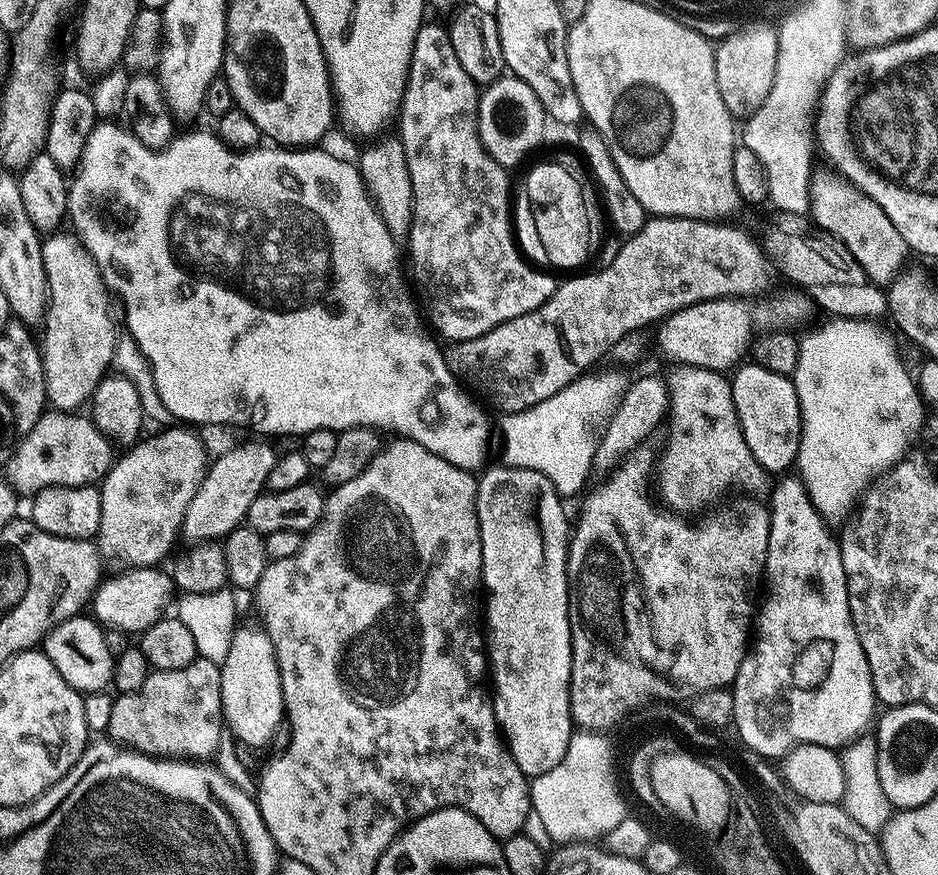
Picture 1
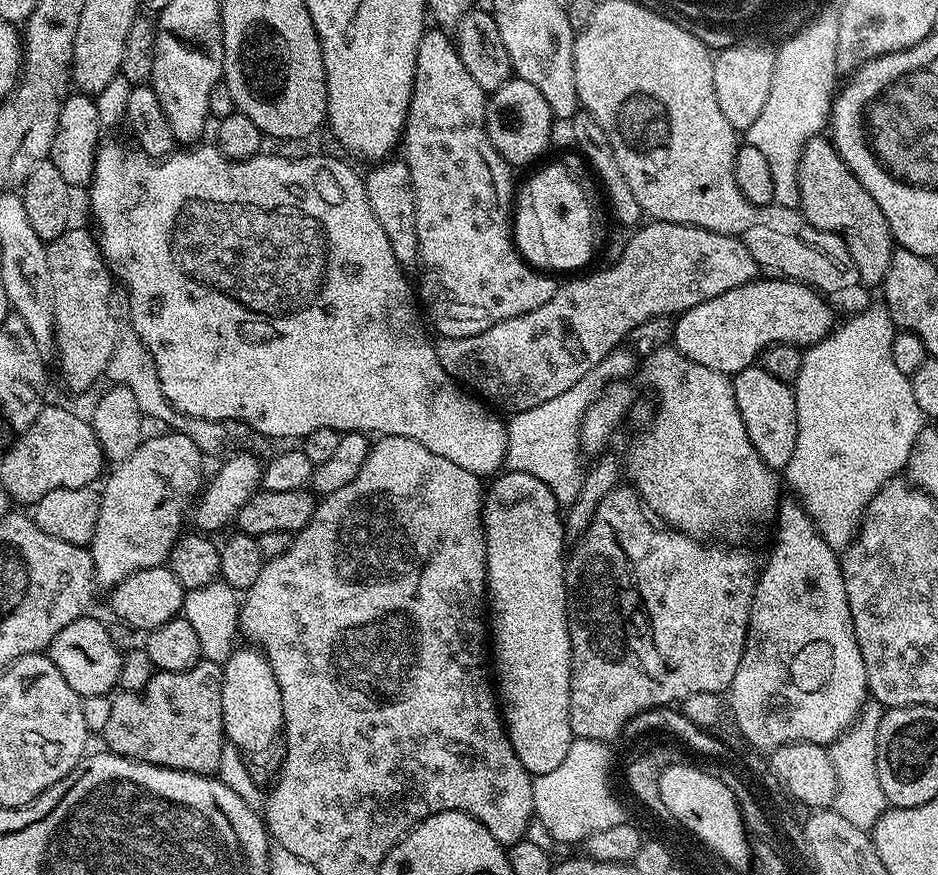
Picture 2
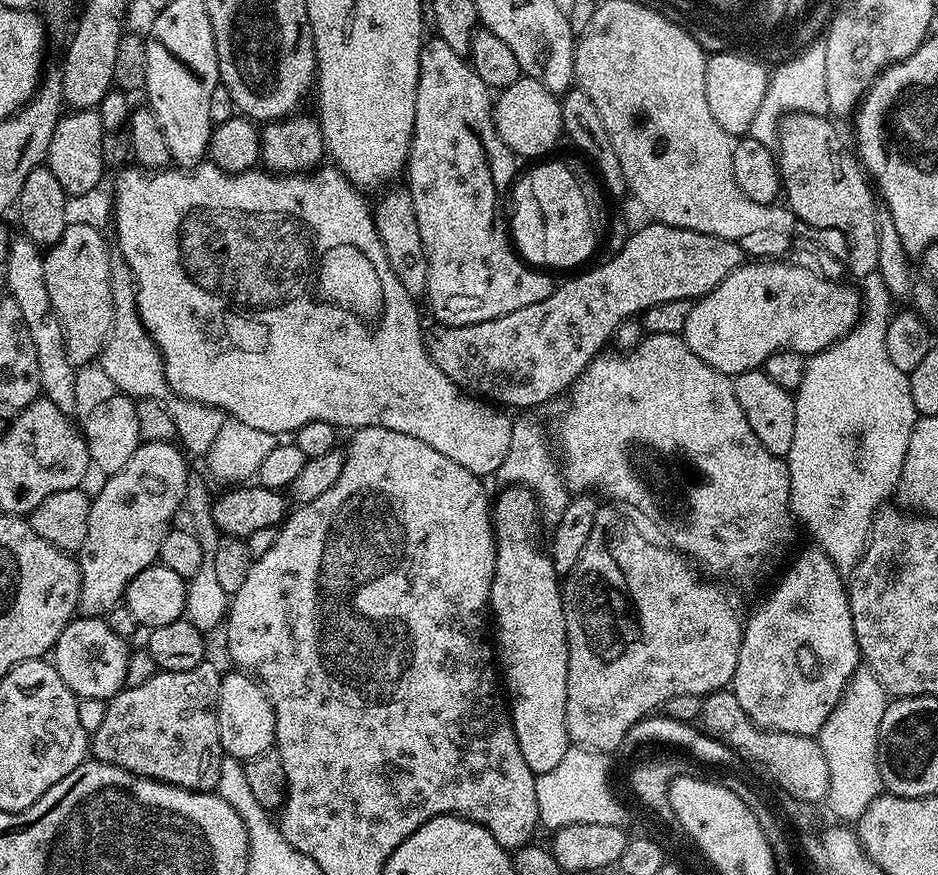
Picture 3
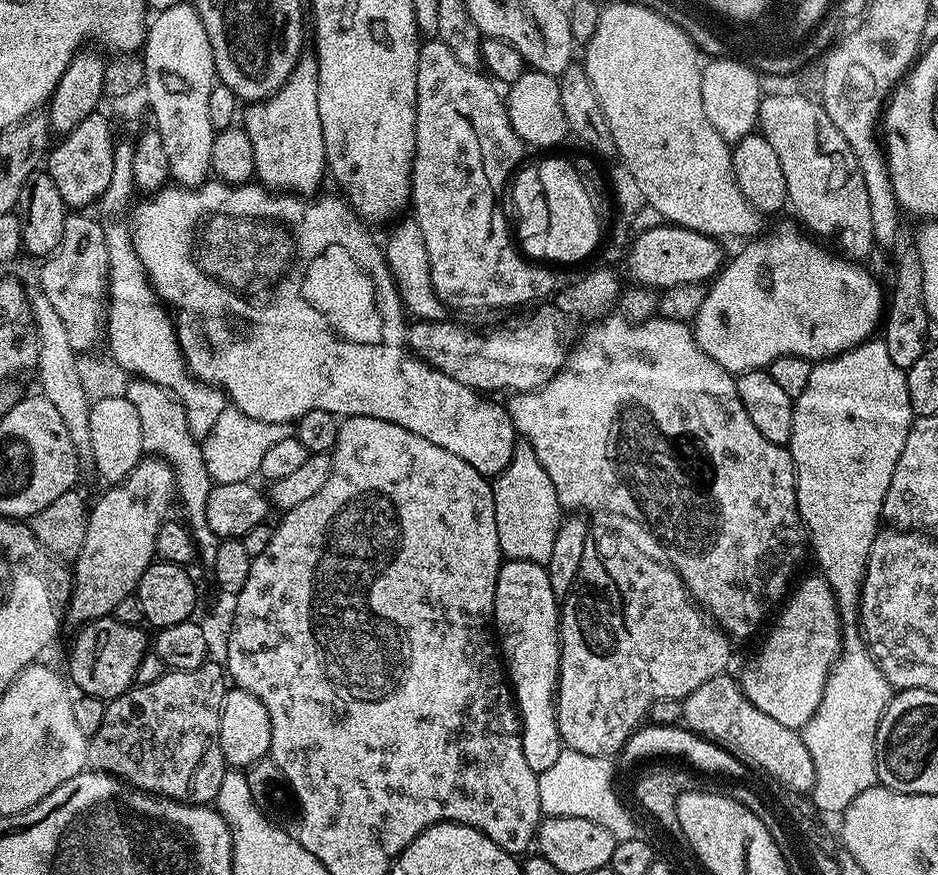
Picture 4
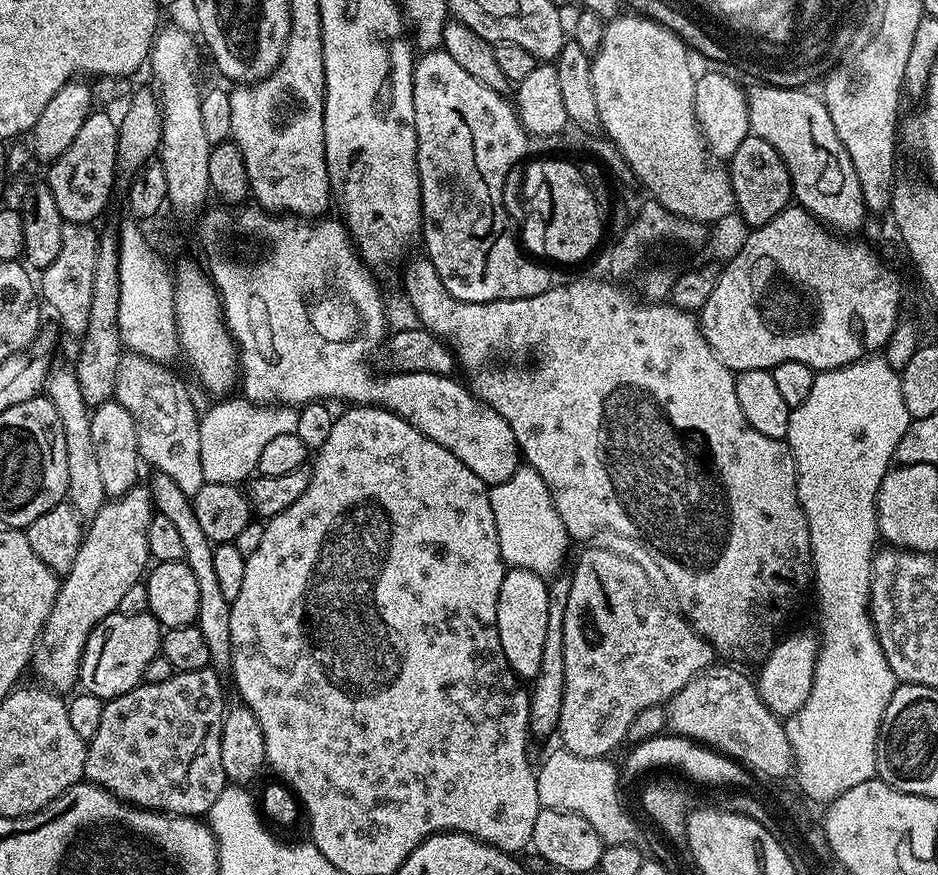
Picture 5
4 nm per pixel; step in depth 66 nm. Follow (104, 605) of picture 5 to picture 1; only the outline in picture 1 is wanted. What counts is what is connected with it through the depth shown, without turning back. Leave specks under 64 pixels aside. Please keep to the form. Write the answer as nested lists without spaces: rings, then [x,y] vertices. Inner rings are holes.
[[[168,426],[157,432],[160,432],[157,436],[145,435],[131,445],[99,485],[102,498],[99,547],[107,555],[109,552],[125,560],[125,565],[138,568],[159,565],[159,560],[175,546],[176,536],[178,540],[184,527],[186,506],[198,494],[210,463],[210,455],[191,427]]]

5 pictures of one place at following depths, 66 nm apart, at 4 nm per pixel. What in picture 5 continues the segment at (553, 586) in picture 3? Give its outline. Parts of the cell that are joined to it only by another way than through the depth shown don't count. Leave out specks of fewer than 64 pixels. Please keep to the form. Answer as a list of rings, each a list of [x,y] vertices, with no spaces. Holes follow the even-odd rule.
[[[508,568],[502,578],[502,590],[498,590],[498,638],[502,642],[502,654],[510,662],[512,671],[521,678],[535,678],[538,666],[542,666],[542,648],[546,646],[546,622],[549,621],[549,581],[530,570]]]

